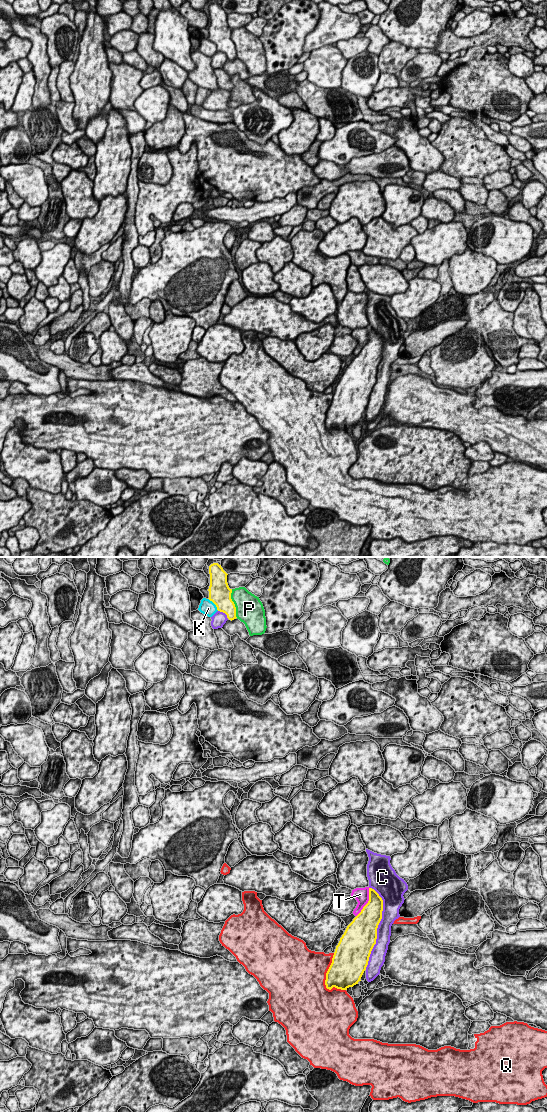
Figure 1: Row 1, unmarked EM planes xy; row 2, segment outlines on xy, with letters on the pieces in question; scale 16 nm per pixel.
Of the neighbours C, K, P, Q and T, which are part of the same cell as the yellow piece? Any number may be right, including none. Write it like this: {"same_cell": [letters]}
{"same_cell": ["C"]}

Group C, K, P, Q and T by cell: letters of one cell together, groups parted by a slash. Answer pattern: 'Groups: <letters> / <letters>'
Groups: C / K / P / Q / T

